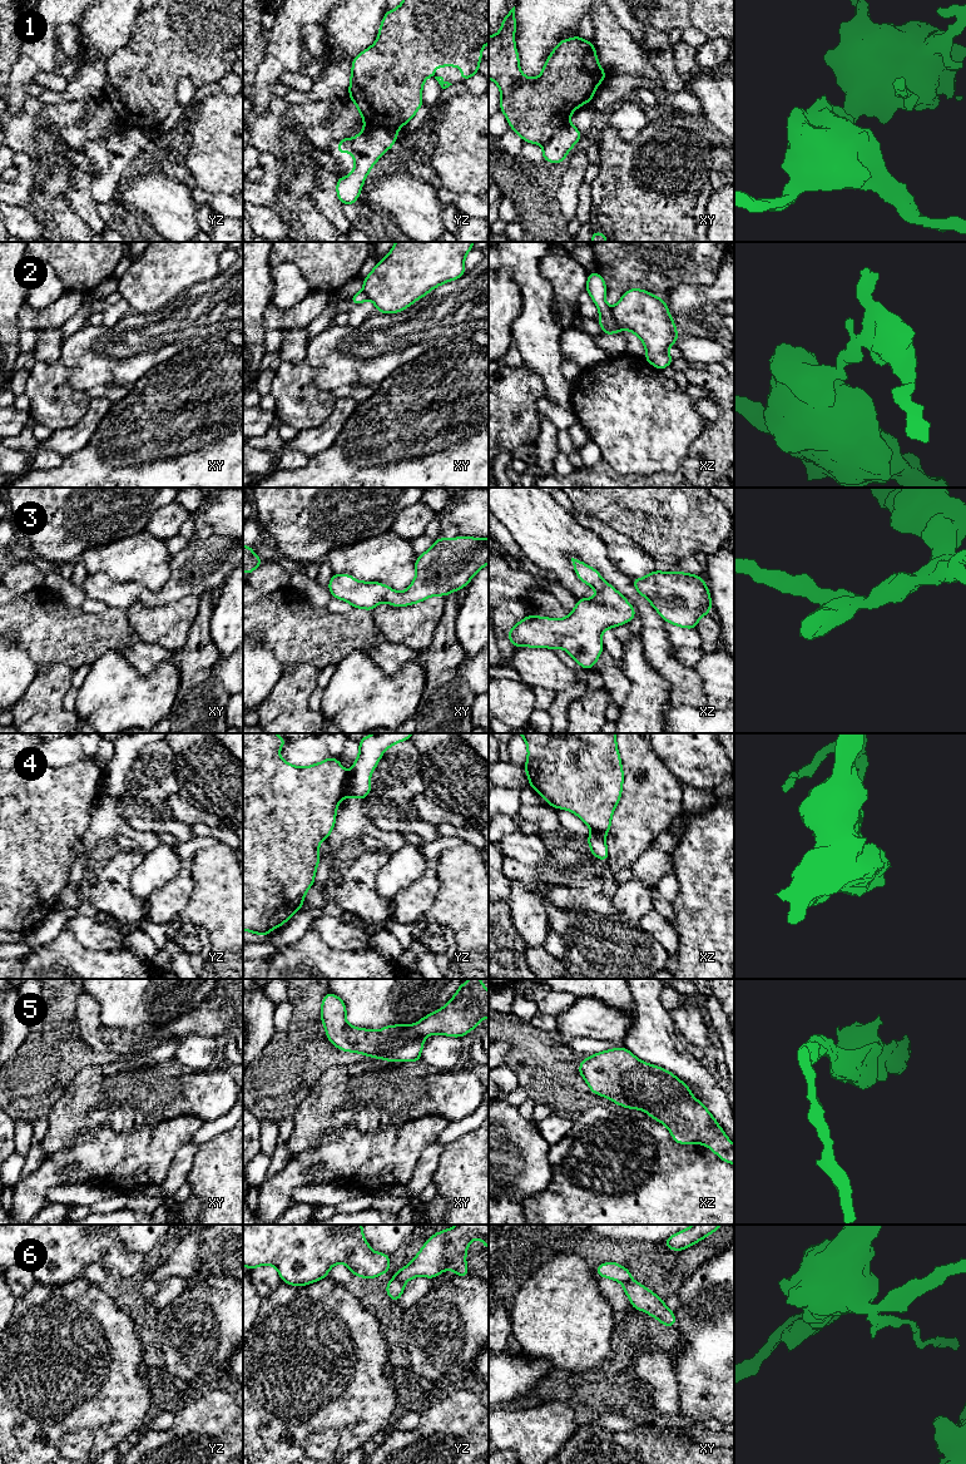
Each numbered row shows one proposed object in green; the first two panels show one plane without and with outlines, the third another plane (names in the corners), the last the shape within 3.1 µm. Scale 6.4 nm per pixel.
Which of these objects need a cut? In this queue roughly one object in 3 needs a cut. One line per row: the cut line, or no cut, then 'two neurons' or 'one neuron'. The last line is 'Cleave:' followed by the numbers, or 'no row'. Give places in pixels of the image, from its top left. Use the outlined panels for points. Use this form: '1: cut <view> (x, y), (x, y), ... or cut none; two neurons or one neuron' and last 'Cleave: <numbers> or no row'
1: cut yz (365, 125), (385, 127), (396, 133); two neurons
2: cut xz (610, 307), (613, 321), (620, 329); two neurons
3: cut none; one neuron
4: cut yz (348, 773), (341, 797); two neurons
5: cut none; one neuron
6: cut yz (395, 1277), (404, 1282); two neurons
Cleave: 1, 2, 4, 6

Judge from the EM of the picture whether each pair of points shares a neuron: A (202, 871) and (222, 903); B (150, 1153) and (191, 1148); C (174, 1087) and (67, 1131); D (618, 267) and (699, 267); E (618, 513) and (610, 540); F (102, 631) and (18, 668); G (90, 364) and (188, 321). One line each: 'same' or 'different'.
A: same
B: different
C: same
D: same
E: different
F: different
G: same

